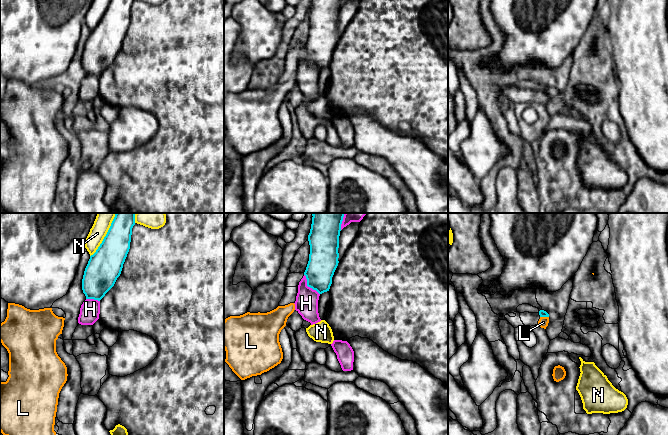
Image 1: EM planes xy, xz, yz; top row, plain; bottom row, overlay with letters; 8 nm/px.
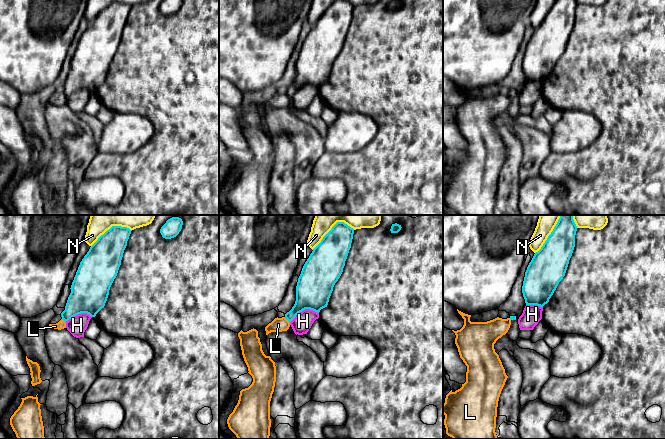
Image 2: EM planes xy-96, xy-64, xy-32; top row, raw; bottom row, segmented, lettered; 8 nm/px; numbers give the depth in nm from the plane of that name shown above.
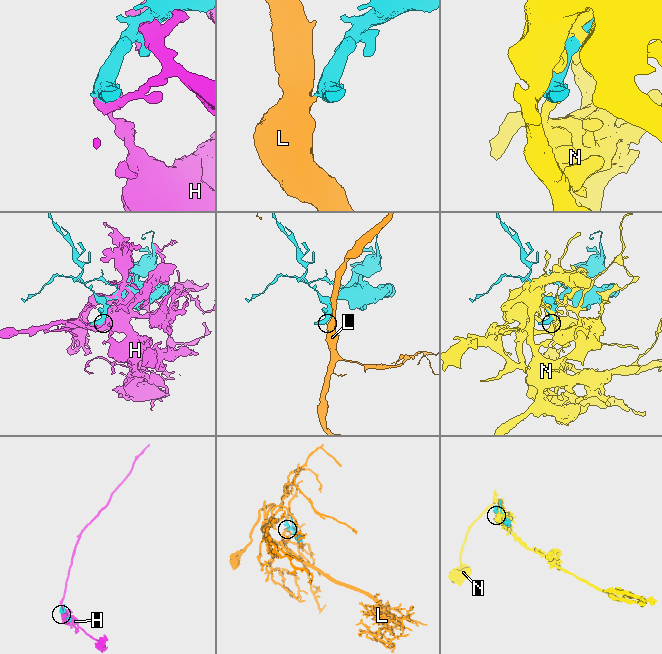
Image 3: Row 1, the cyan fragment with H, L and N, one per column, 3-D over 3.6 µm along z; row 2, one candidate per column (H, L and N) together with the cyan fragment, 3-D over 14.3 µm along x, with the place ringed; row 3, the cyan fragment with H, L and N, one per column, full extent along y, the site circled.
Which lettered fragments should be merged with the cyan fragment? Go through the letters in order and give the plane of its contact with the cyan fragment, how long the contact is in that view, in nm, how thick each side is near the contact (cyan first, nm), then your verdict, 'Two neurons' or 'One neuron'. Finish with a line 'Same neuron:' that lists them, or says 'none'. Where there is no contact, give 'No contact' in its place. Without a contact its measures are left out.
H: Touches cyan in xz. Shared border 200 nm. Thickness 240 nm (cyan) against 180 nm. Two neurons
L: Touches cyan in yz. Shared border 70 nm. Thickness 60 nm (cyan) against 80 nm. Two neurons
N: Touches cyan in xy. Shared border 320 nm. Thickness 280 nm (cyan) against 130 nm. Two neurons
Same neuron: none

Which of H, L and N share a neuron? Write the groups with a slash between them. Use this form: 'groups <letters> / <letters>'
groups H / L / N

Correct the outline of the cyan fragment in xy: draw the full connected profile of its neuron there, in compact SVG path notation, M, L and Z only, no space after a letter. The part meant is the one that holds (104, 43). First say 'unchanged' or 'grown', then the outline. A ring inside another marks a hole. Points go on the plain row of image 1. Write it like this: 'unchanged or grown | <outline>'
unchanged | M111 0L96 28L90 32L82 55L86 75L100 77L120 52L130 25L135 0Z

